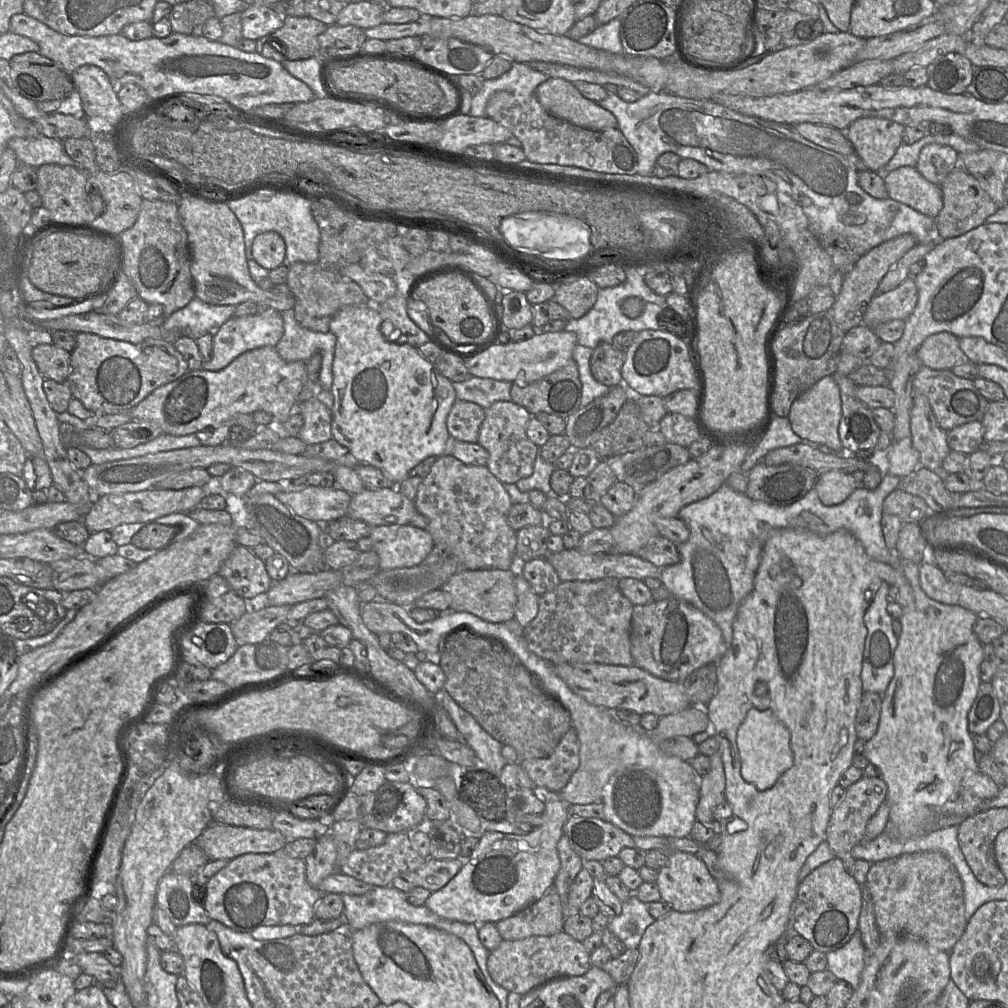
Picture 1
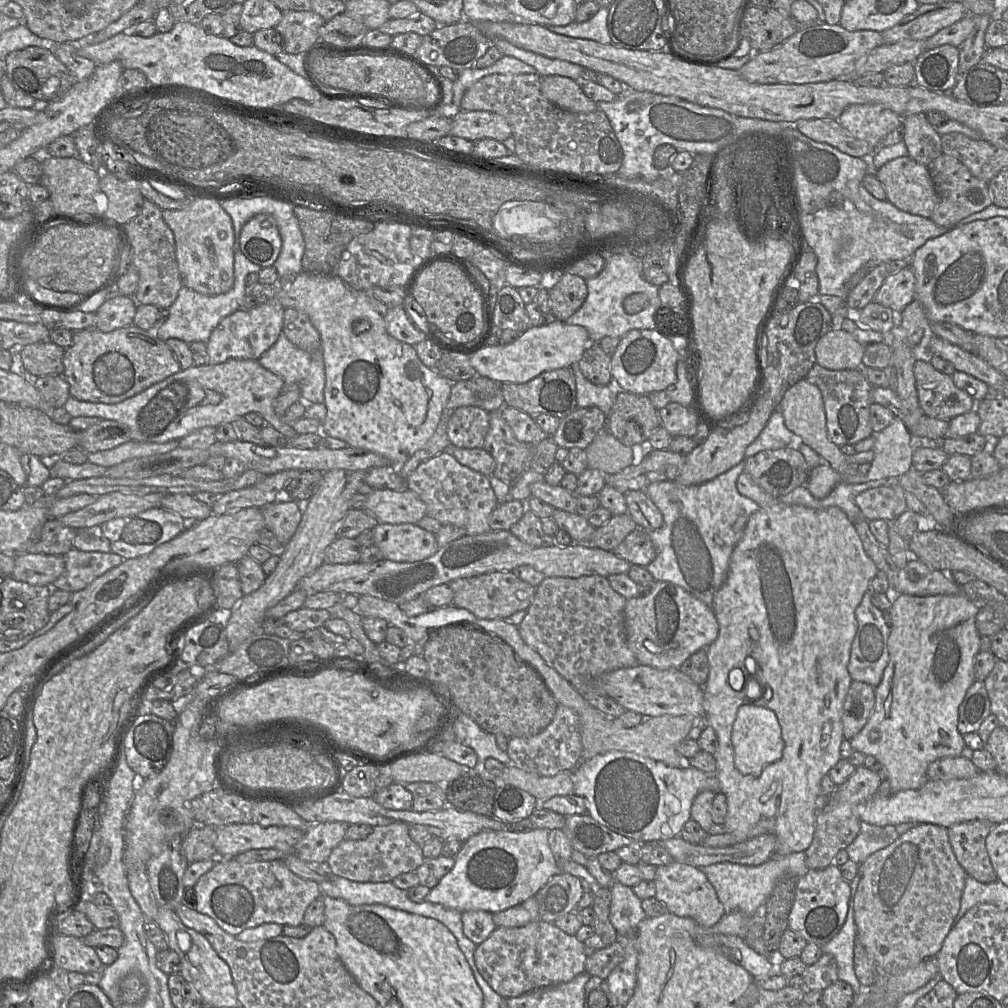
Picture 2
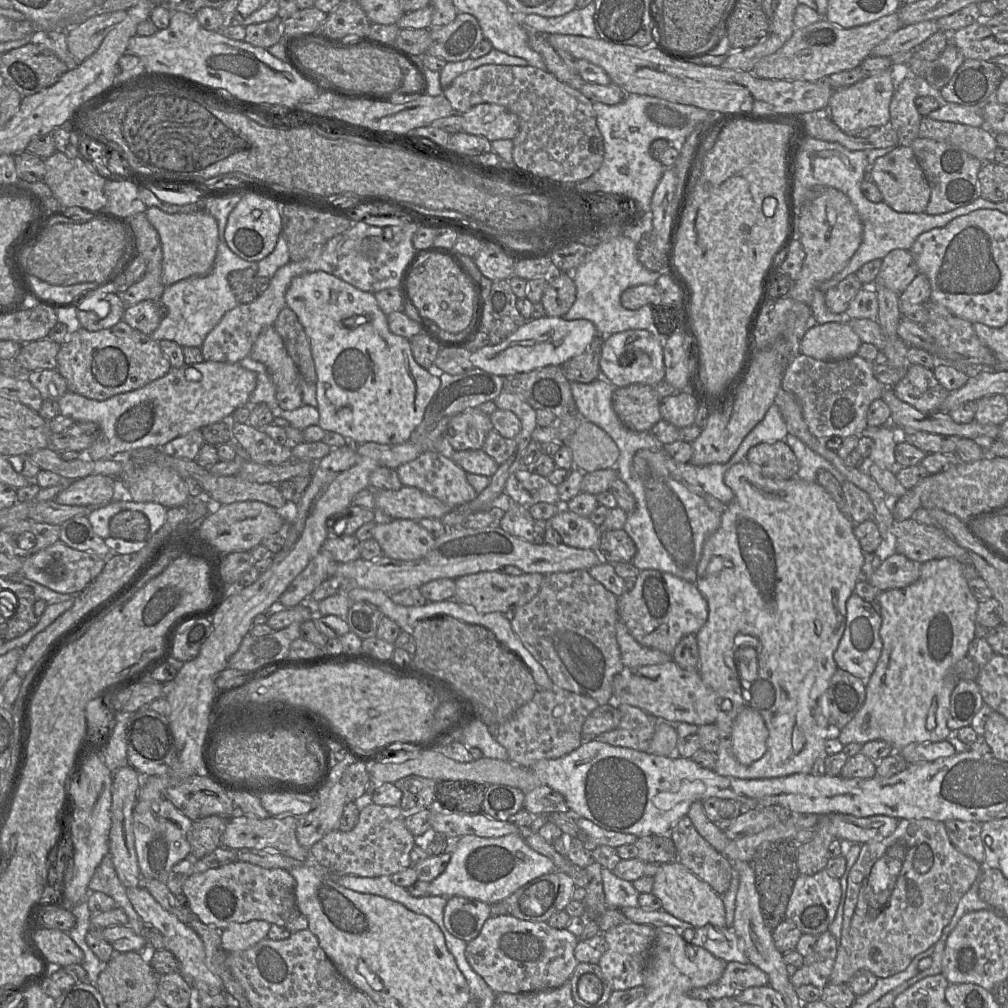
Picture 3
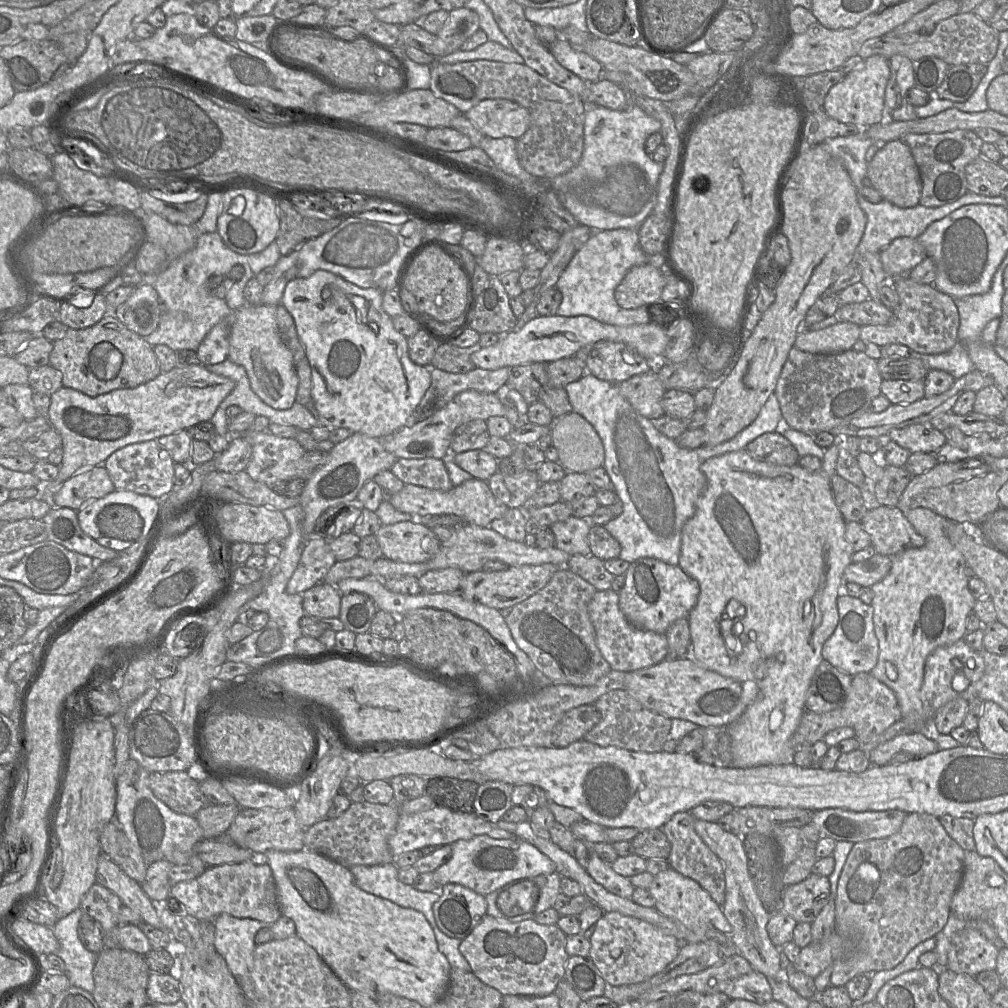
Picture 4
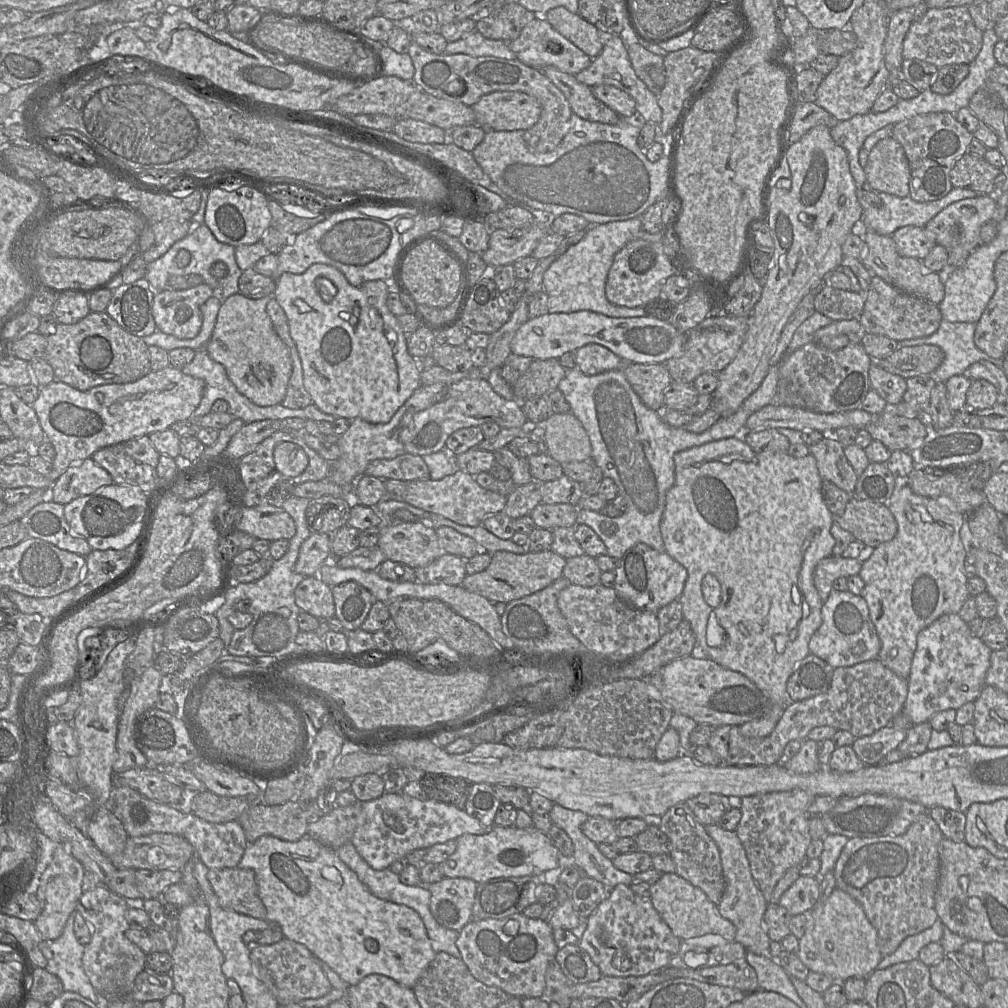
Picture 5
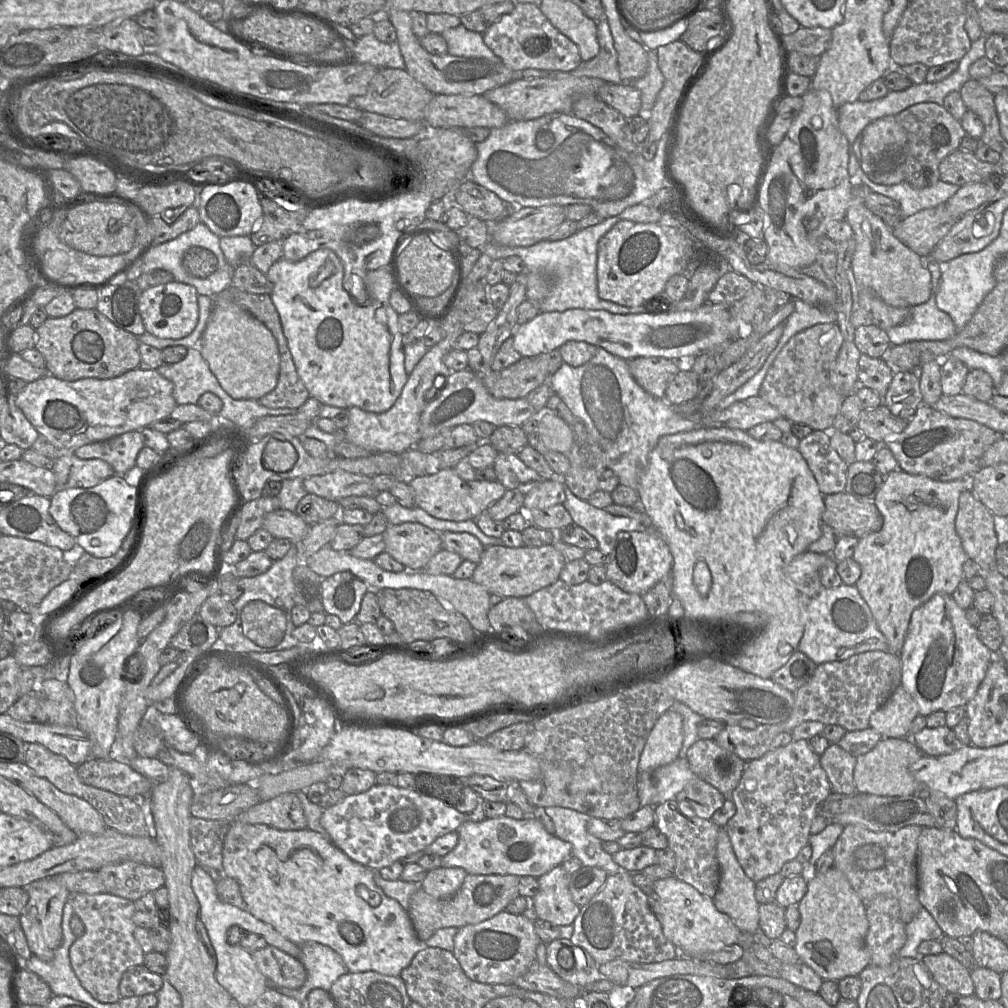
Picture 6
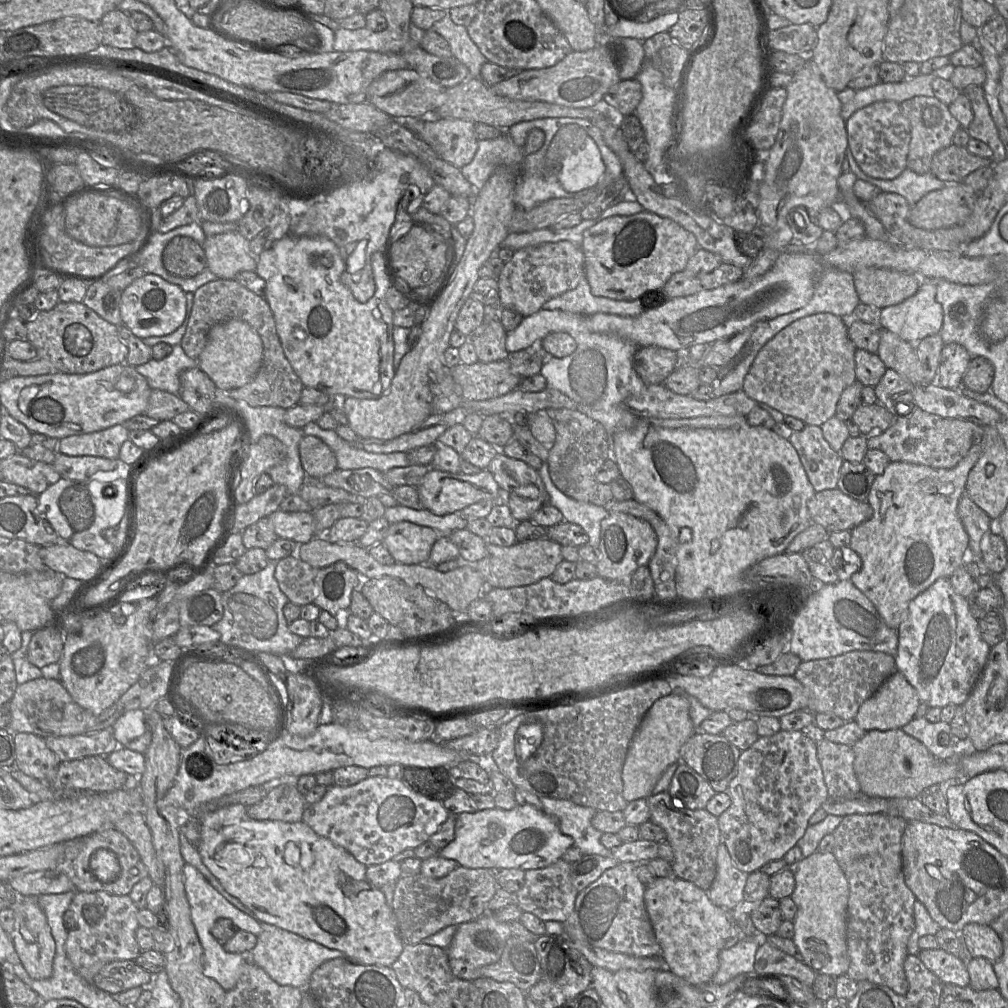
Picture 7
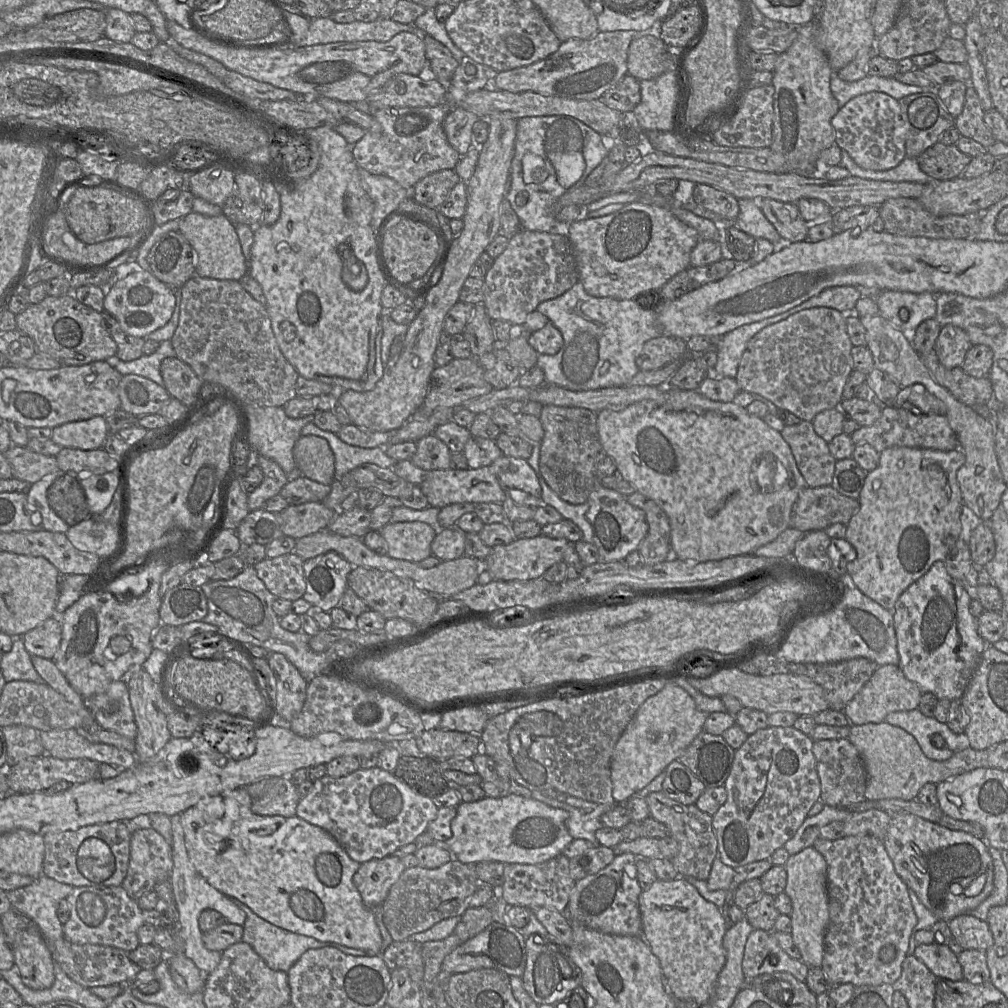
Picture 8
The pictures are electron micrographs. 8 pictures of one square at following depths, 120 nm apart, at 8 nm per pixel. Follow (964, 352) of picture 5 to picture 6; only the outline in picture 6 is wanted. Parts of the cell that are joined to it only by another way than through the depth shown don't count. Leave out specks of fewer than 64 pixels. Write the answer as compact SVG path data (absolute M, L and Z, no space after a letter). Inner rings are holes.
M929 257L922 258L931 273L931 295L926 302L910 307L907 321L886 331L891 346L919 340L948 340L958 333L951 317L936 305L941 265Z

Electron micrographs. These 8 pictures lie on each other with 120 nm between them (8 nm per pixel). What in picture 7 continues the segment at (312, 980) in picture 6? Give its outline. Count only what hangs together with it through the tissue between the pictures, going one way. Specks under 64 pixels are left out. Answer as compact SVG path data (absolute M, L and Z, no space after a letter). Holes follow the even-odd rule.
M261 923L261 928L249 959L261 967L278 984L294 986L301 989L303 994L308 991L308 982L312 973L321 964L335 958L348 960L348 956L344 952L330 949L293 932L266 923Z

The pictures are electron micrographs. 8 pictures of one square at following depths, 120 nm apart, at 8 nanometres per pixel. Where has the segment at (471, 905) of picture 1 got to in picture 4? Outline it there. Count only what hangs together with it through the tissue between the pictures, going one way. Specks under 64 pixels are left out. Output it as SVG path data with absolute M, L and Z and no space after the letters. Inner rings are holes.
M478 835L468 840L458 840L451 845L450 860L433 872L438 885L461 884L486 896L514 880L556 872L556 864L538 848L524 840L519 842Z

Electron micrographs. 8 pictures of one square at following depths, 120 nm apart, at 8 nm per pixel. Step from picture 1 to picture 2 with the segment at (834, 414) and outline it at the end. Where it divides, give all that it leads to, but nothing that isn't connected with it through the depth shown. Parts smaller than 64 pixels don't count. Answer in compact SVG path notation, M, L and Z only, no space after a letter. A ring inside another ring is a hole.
M806 379L797 382L785 392L778 409L784 416L786 427L795 435L801 437L804 444L810 446L840 474L851 472L840 447L828 437L824 402L821 391L816 385Z

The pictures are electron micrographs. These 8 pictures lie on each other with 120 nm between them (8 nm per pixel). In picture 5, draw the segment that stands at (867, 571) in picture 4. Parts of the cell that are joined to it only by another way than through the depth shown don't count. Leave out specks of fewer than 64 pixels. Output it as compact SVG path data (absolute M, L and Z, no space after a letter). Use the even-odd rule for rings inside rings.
M830 555L821 559L814 571L814 585L823 603L833 590L832 584L839 577L859 575L862 560Z

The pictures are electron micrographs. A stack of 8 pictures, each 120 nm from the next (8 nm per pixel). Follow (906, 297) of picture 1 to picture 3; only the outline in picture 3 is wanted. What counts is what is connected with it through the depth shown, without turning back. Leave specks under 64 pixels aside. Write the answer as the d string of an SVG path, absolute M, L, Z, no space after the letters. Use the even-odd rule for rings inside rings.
M895 249L882 259L875 283L900 295L918 273L910 250Z

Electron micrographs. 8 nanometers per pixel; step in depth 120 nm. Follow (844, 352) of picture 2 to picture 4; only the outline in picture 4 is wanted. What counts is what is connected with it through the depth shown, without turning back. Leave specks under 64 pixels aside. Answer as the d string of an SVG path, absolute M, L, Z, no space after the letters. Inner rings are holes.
M838 322L824 329L810 331L802 329L798 333L794 347L812 354L832 354L853 349L853 345L860 339L860 326L852 322Z

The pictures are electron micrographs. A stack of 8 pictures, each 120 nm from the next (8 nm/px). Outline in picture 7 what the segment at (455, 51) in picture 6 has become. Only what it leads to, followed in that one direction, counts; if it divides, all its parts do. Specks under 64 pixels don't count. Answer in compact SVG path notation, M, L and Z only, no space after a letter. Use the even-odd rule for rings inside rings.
M447 14L431 29L445 38L453 57L468 68L470 77L479 78L481 66L489 61L469 37L467 27L455 24Z

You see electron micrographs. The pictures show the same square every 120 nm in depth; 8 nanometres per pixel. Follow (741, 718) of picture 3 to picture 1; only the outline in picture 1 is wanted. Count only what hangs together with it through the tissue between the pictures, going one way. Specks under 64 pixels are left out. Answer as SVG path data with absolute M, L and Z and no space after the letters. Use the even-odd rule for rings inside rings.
M750 709L737 730L736 744L741 761L741 776L758 790L770 789L793 765L790 733L771 709Z

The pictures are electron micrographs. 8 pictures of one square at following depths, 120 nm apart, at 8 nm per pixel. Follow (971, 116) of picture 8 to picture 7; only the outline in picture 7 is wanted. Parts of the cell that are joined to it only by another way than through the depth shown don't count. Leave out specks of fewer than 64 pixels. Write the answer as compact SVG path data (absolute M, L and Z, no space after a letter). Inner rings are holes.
M968 85L963 94L969 99L973 110L973 121L966 128L970 137L986 143L993 152L992 162L999 163L1007 158L1006 150L999 137L999 130L991 117L982 86Z

